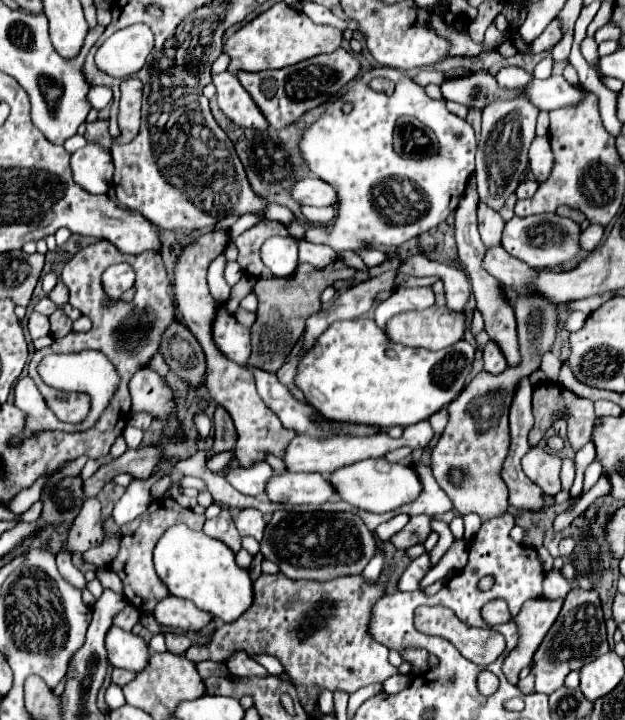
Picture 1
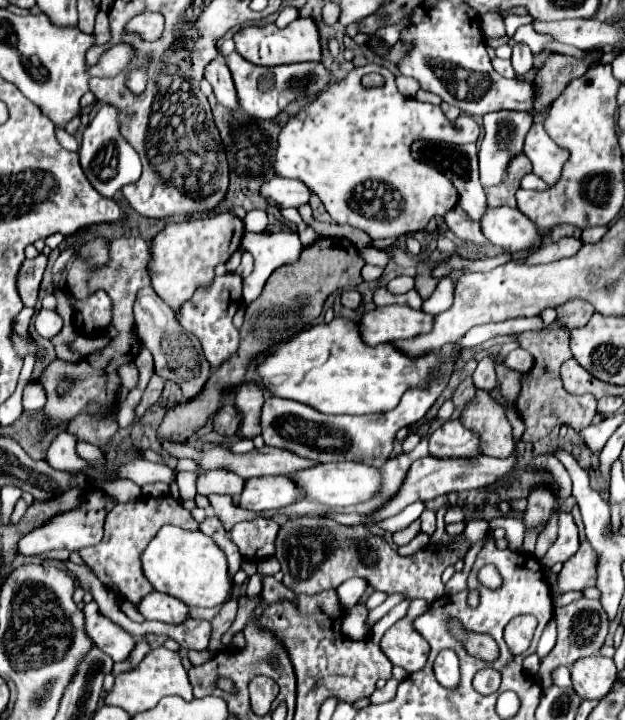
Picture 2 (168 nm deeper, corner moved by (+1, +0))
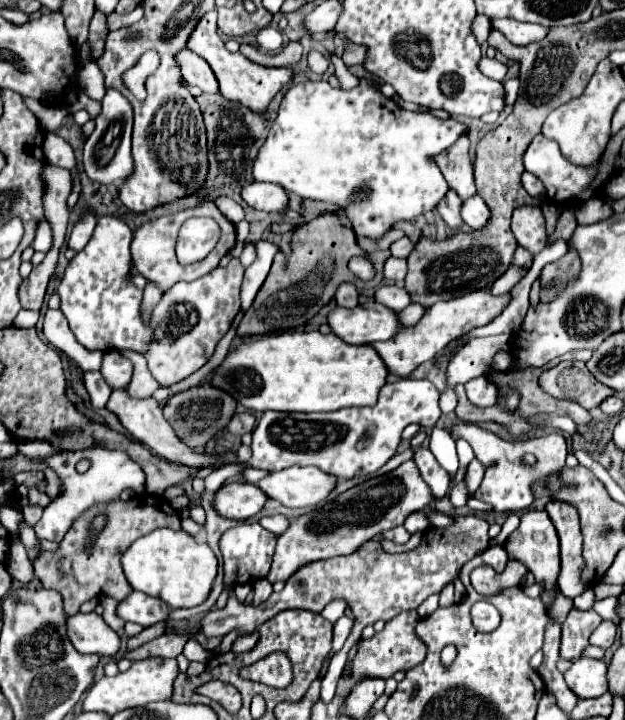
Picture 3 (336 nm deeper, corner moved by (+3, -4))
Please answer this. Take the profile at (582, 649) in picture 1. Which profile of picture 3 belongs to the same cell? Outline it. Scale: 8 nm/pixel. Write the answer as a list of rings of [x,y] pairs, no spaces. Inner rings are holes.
[[[571,610],[567,620],[563,622],[561,632],[561,658],[577,660],[583,650],[589,646],[591,632],[599,626],[601,616],[593,610]]]

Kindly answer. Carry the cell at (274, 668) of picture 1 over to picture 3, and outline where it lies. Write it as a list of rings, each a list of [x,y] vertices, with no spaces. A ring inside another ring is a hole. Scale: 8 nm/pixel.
[[[159,528],[135,540],[121,558],[129,584],[149,596],[165,600],[171,608],[193,608],[207,600],[217,576],[217,556],[209,544],[199,544],[183,530]]]

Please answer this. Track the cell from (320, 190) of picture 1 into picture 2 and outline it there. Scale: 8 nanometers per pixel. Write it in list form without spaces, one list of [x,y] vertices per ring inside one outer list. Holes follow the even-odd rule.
[[[275,176],[261,186],[261,196],[277,208],[299,208],[301,204],[309,202],[311,192],[297,180]]]

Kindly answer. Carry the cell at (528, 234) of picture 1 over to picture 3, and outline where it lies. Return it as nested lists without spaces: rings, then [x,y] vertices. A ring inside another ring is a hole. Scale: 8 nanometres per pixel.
[[[473,196],[463,202],[461,218],[469,230],[483,230],[483,226],[487,226],[487,218],[491,218],[491,210],[479,196]]]

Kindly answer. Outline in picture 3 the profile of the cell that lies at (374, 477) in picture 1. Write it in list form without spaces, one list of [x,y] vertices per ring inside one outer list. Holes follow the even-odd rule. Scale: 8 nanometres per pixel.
[[[291,466],[287,470],[271,472],[257,486],[283,506],[303,508],[303,506],[323,506],[329,500],[329,494],[337,486],[337,478],[331,474],[323,474],[323,470],[315,466]]]

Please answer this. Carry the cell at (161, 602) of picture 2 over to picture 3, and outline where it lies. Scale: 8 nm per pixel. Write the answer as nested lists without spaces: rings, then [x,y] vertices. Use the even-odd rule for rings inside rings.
[[[133,592],[123,602],[119,602],[117,614],[123,620],[131,620],[147,628],[165,622],[169,618],[169,606],[161,598],[151,598],[143,592]]]

